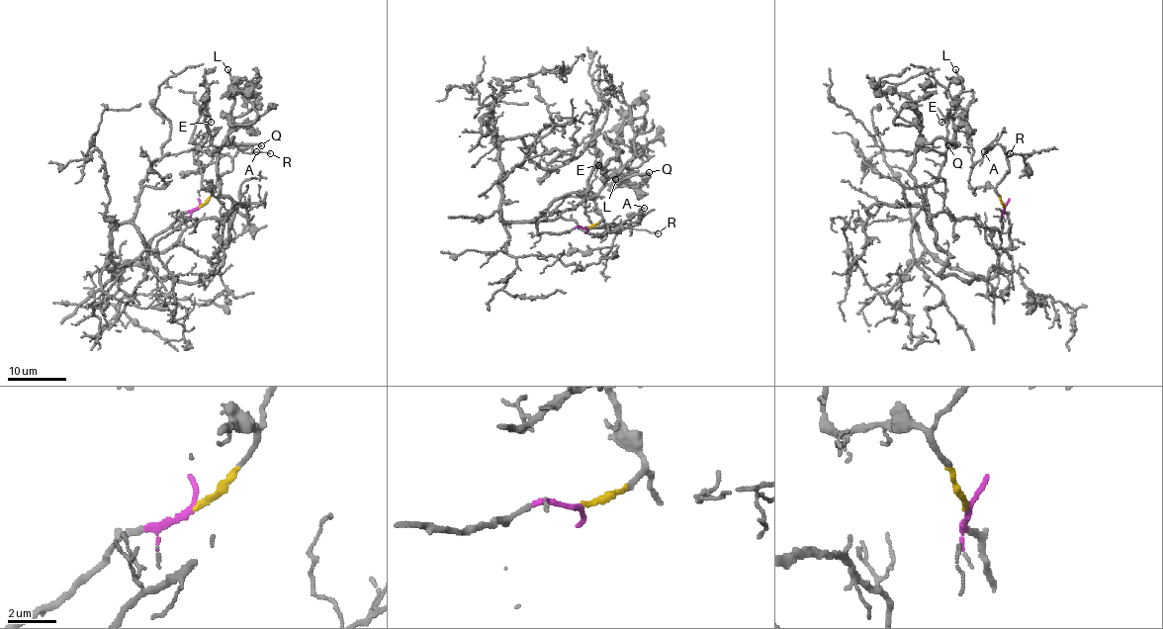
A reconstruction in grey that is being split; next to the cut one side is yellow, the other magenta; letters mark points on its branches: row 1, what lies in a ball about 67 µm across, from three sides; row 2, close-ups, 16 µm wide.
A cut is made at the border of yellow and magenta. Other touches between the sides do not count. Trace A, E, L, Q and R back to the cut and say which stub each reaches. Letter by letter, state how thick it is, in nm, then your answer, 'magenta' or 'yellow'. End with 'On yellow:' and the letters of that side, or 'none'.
A: 180 nm thick; yellow
E: 110 nm thick; yellow
L: 130 nm thick; magenta
Q: 190 nm thick; magenta
R: 110 nm thick; yellow
On yellow: A, E, R

